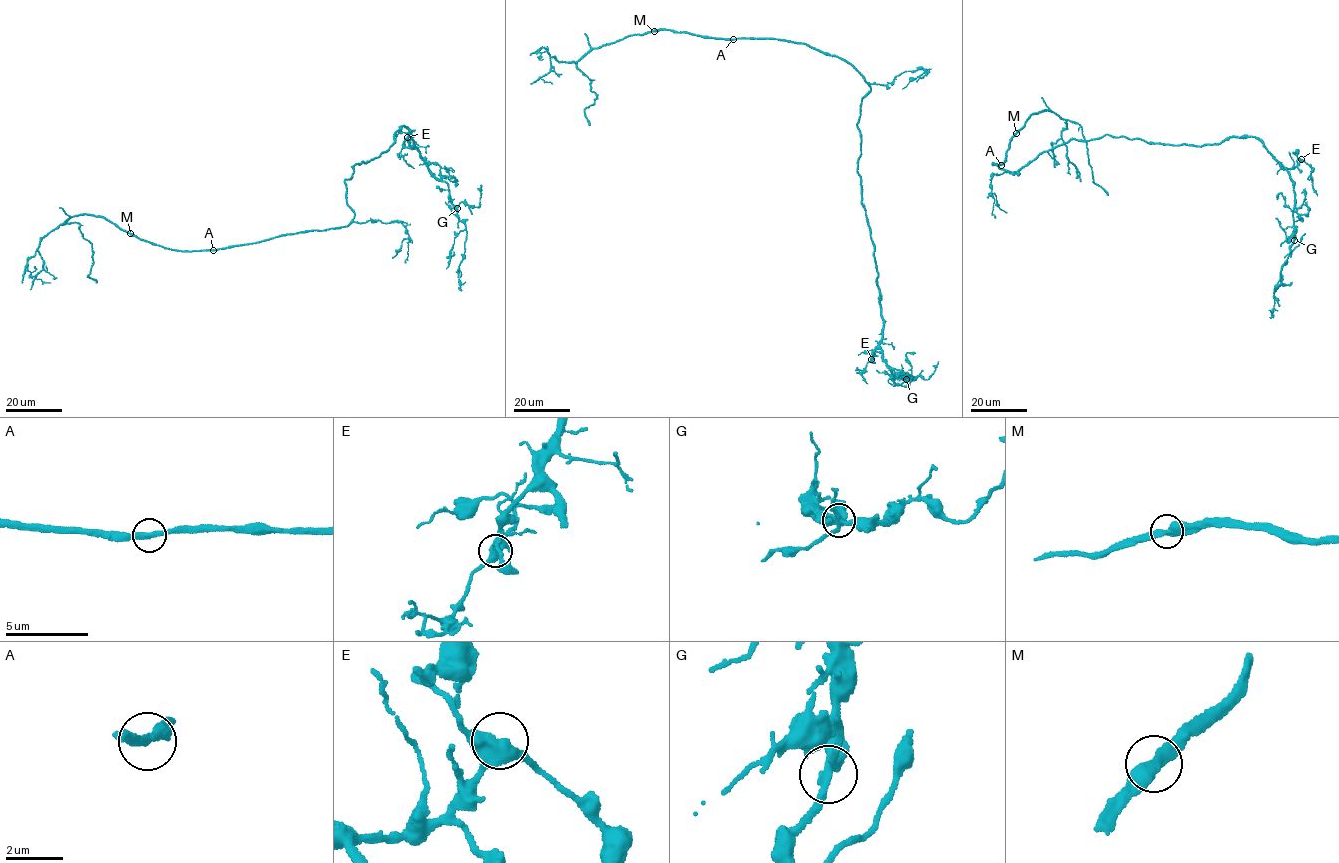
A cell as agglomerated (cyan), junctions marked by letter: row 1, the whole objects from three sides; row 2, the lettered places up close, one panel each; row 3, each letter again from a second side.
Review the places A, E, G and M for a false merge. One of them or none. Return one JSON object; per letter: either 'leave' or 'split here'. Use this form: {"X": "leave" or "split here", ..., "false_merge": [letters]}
{"A": "leave", "E": "leave", "G": "leave", "M": "leave", "false_merge": []}

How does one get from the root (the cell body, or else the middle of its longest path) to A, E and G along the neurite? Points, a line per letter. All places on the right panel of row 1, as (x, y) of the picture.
A: (1034, 159), (1014, 172), (992, 164), (1001, 165)
E: (1034, 159), (1072, 139), (1106, 135), (1203, 146), (1235, 136), (1257, 137), (1285, 167), (1293, 168), (1301, 159)
G: (1034, 159), (1072, 139), (1106, 135), (1203, 146), (1235, 136), (1257, 137), (1293, 184), (1294, 240)

